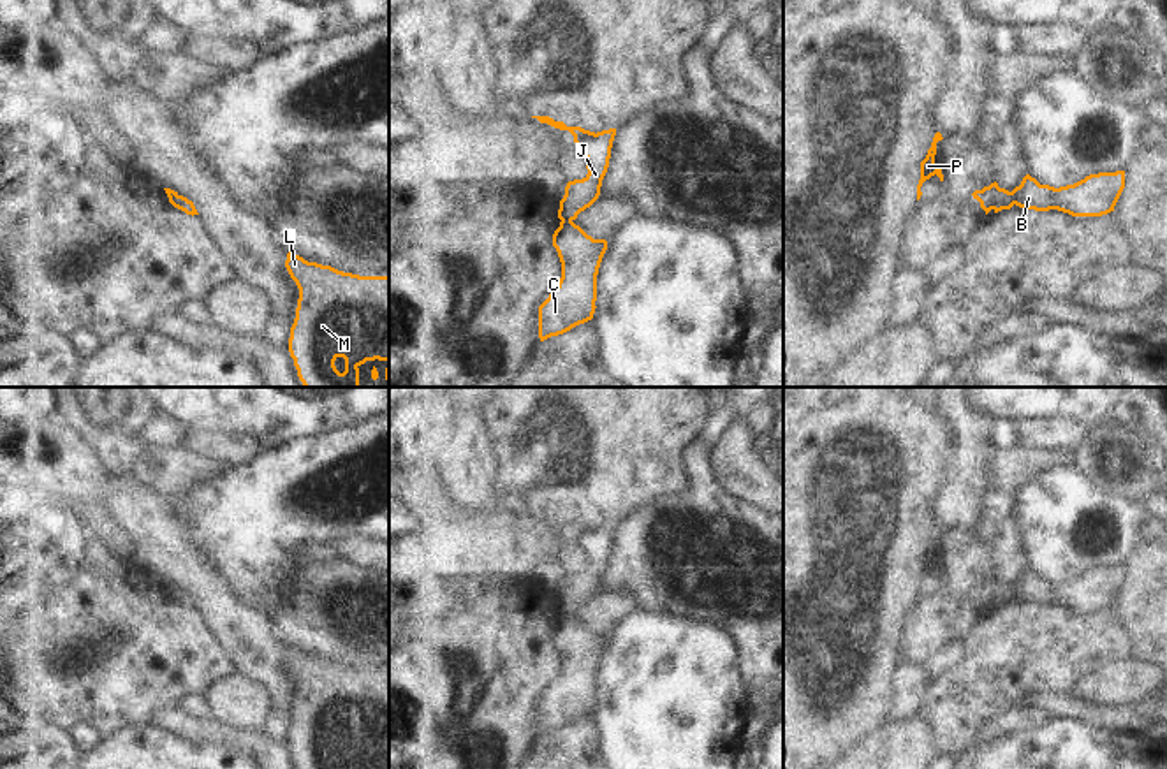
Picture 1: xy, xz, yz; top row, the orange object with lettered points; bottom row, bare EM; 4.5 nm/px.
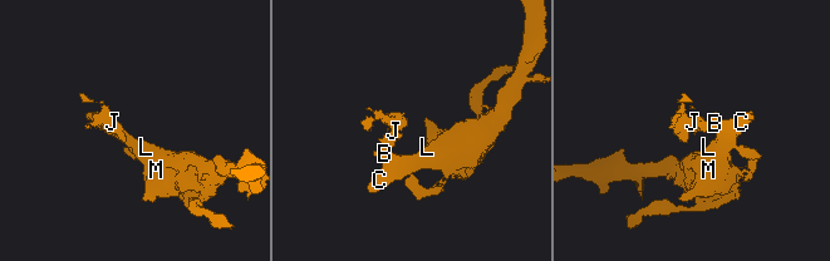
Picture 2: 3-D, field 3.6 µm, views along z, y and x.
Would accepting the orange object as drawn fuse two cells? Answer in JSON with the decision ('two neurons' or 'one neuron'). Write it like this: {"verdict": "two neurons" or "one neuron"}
{"verdict": "two neurons"}

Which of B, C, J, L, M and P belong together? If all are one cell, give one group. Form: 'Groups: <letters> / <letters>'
Groups: B C L M / J P

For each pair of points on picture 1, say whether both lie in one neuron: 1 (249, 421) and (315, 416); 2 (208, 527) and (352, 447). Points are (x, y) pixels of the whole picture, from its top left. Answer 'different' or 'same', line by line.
1: same
2: same

